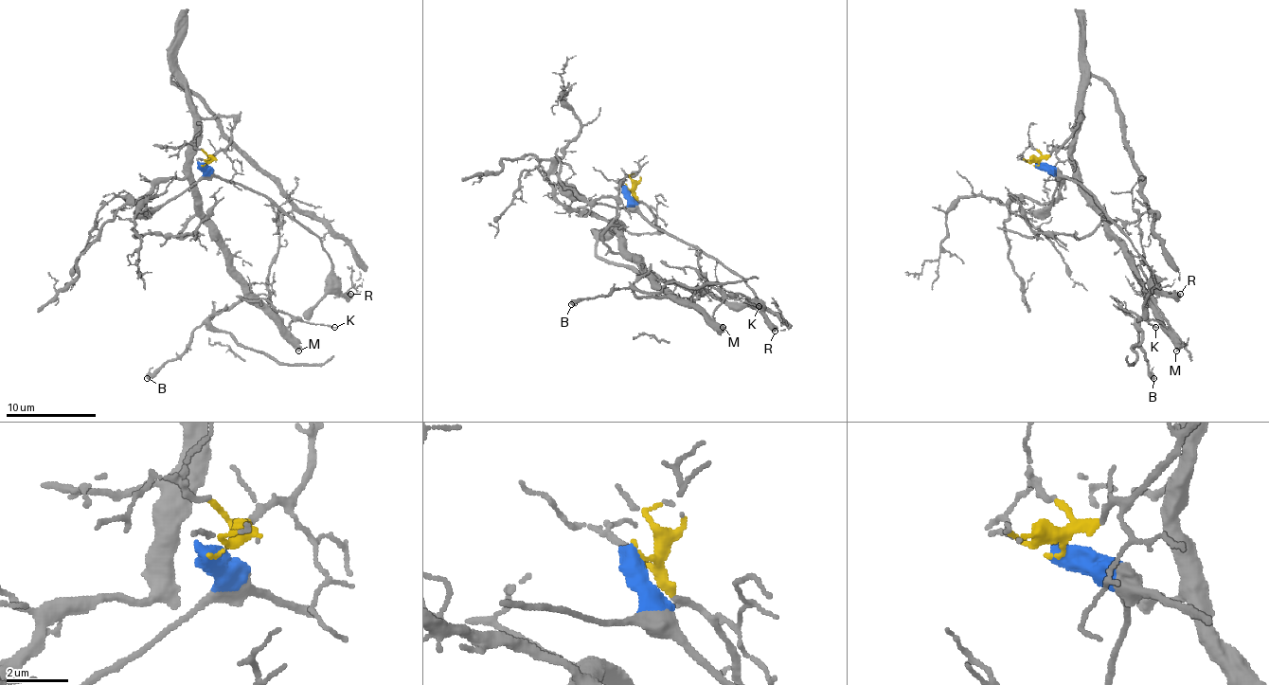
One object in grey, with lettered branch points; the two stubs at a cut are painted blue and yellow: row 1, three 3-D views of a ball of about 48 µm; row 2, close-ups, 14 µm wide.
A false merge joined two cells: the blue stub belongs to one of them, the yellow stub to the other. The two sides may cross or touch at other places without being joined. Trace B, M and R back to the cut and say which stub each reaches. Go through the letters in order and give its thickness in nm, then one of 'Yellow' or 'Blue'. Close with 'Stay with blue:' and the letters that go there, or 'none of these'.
B: Thickness 320 nm. Yellow
M: Thickness 480 nm. Yellow
R: Thickness 500 nm. Blue
Stay with blue: R

